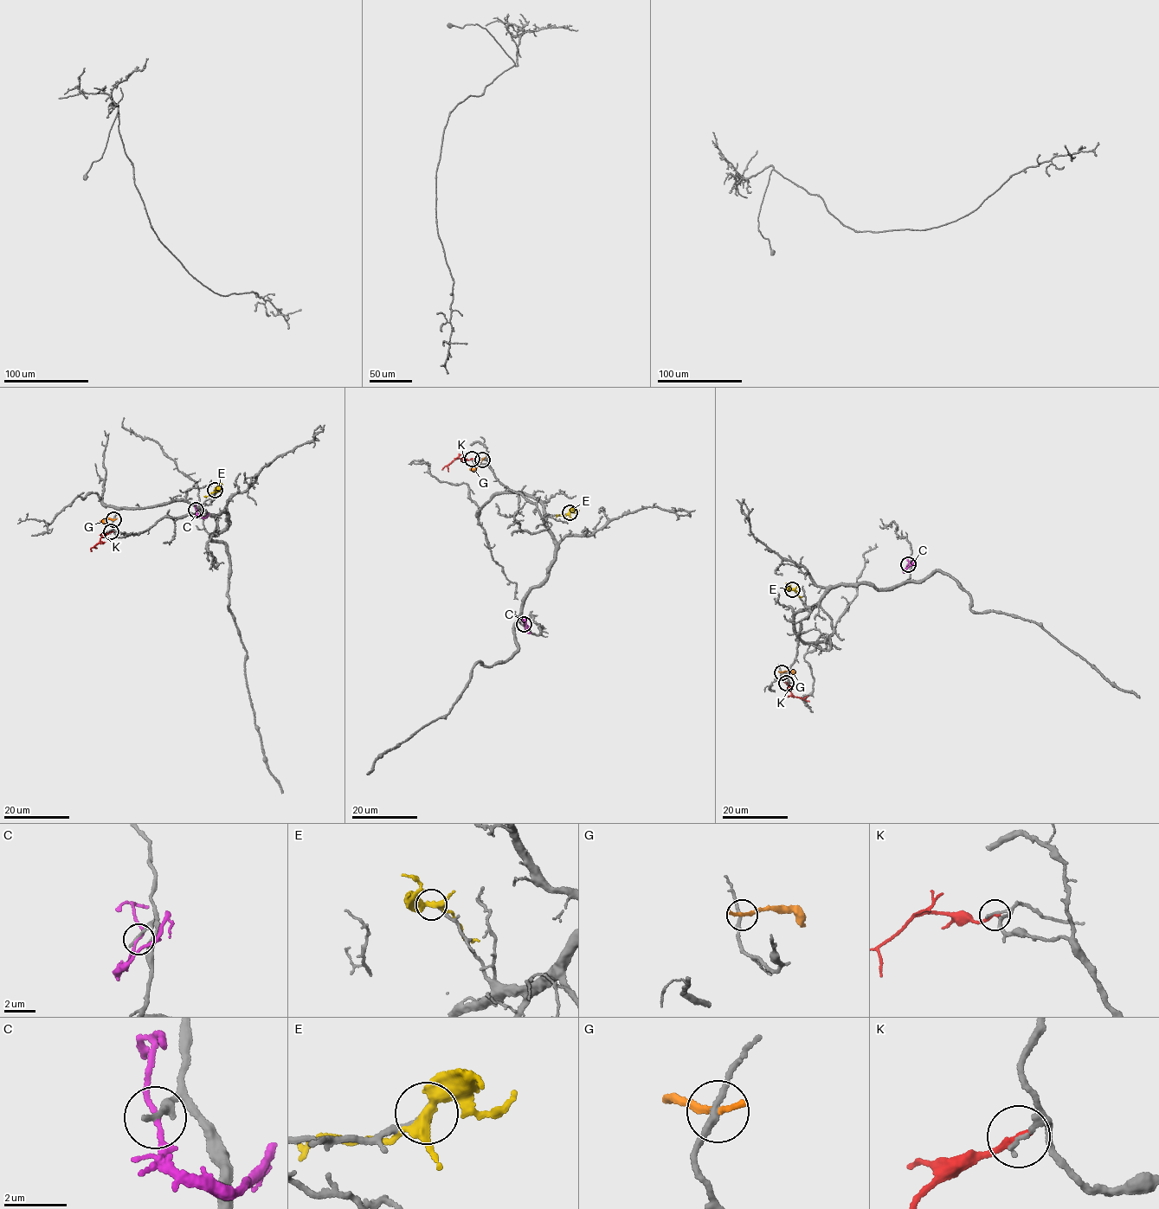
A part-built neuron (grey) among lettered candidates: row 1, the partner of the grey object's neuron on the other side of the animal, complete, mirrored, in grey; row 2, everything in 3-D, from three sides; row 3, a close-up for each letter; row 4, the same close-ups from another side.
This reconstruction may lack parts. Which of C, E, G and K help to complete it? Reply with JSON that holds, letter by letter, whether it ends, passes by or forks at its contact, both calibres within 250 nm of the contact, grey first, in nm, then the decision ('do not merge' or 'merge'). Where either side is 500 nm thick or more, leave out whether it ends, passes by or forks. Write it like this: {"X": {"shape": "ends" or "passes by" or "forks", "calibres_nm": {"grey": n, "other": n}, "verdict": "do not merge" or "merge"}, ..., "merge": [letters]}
{"C": {"shape": "passes by", "calibres_nm": {"grey": 200, "other": 140}, "verdict": "merge"}, "E": {"shape": "forks", "calibres_nm": {"grey": 200, "other": 320}, "verdict": "do not merge"}, "G": {"shape": "passes by", "calibres_nm": {"grey": 190, "other": 160}, "verdict": "do not merge"}, "K": {"shape": "ends", "calibres_nm": {"grey": 160, "other": 240}, "verdict": "do not merge"}, "merge": ["C"]}

